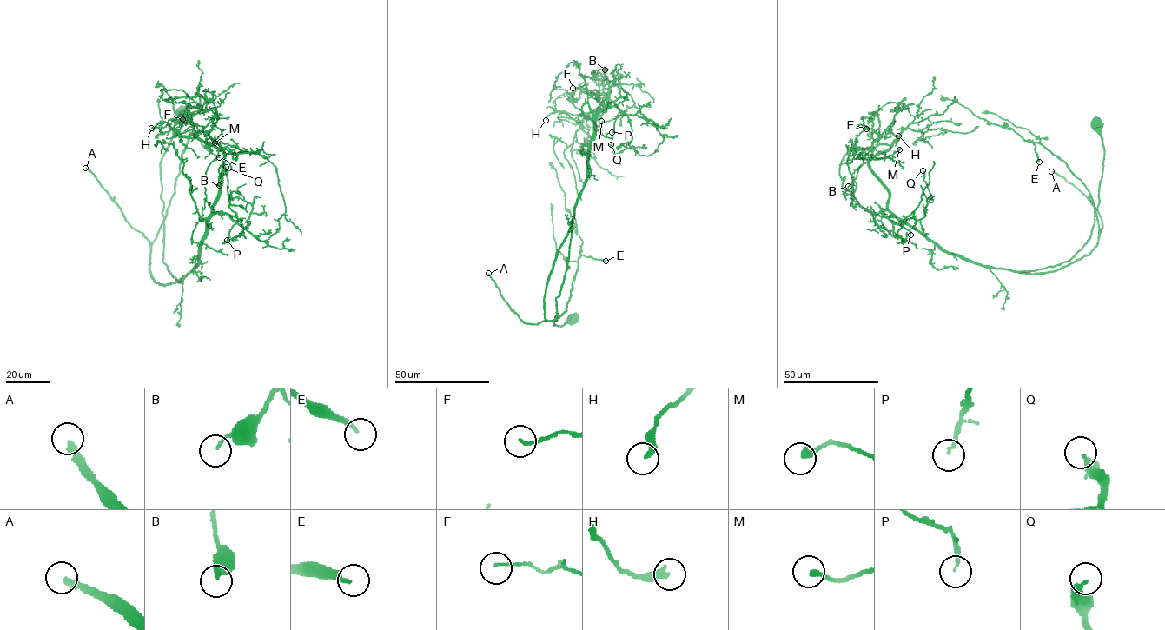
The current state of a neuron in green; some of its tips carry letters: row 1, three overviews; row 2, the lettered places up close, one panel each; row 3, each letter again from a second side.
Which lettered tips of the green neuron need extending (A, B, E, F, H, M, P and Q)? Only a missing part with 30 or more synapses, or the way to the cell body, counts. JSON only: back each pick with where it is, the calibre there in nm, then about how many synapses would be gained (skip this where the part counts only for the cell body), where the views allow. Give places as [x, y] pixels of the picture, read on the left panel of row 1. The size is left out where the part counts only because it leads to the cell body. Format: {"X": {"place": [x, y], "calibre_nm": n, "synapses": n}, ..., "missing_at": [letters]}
{"A": {"place": [85, 168], "calibre_nm": 260, "synapses": 300}, "E": {"place": [219, 157], "calibre_nm": 180, "synapses": 180}, "missing_at": ["A", "E"]}

